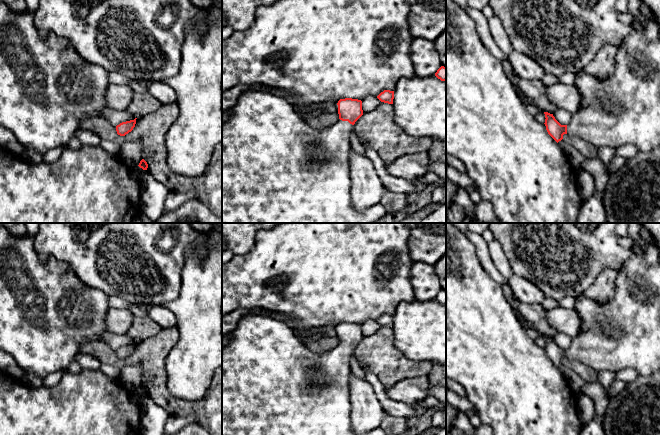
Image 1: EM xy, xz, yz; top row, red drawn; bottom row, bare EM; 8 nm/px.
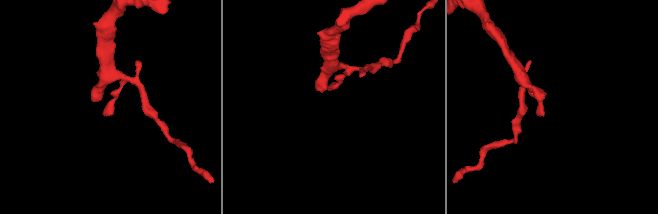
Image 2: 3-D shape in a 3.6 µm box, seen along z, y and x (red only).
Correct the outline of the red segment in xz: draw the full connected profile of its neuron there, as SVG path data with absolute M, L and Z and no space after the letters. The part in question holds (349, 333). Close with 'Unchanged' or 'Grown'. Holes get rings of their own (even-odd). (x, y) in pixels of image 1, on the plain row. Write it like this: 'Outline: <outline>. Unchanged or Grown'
Outline: M246 315L242 317L236 325L236 328L228 333L228 344L222 346L222 435L357 435L352 428L351 422L351 396L350 396L350 378L352 375L350 360L353 349L363 339L362 325L358 323L345 322L340 323L337 327L339 344L334 348L325 352L315 352L309 349L304 342L302 342L295 334L293 329L285 322L263 315Z. Grown

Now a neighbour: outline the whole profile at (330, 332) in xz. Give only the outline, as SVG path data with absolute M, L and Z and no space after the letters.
M293 328L294 334L302 341L305 342L306 339L318 339L320 337L337 337L337 328L328 328L324 332L310 332L307 330L300 330Z

